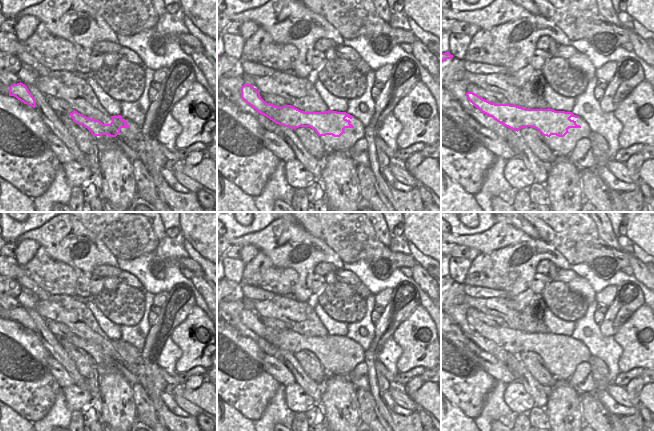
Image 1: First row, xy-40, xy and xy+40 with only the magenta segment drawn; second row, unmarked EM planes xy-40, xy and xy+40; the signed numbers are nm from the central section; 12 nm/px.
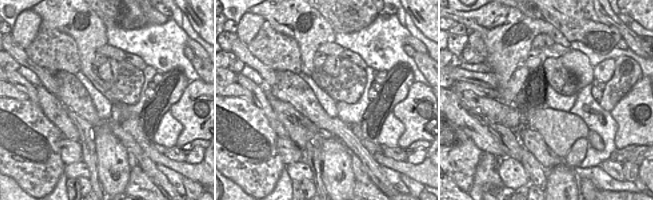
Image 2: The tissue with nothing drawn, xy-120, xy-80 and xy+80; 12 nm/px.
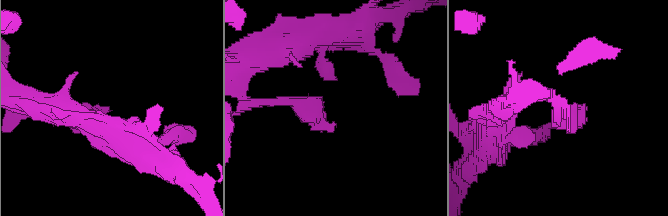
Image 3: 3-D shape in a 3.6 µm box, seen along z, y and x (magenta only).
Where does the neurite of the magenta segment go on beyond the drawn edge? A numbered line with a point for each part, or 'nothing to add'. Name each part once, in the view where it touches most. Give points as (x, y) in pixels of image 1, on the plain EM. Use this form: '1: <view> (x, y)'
nothing to add

